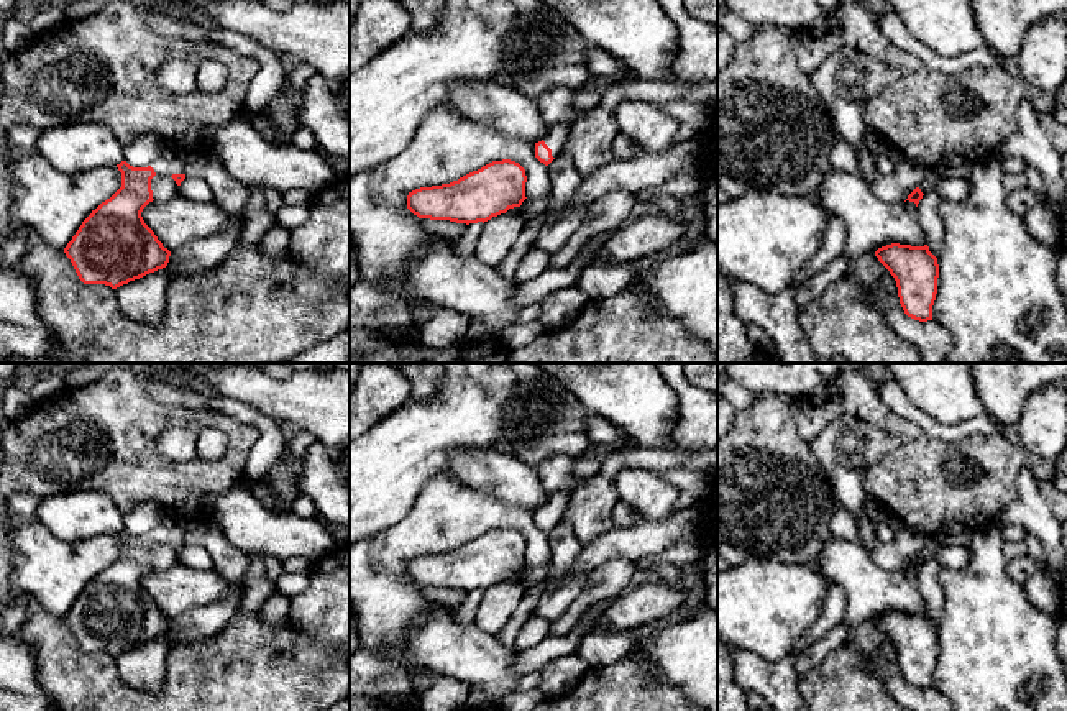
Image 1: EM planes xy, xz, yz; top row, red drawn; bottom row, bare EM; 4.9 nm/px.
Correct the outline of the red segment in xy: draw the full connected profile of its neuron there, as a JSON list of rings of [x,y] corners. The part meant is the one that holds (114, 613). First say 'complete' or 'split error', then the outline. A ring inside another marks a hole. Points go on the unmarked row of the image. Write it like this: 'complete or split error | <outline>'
split error | [[[166,516],[148,535],[133,535],[126,529],[117,532],[121,540],[121,555],[92,578],[64,616],[66,624],[84,652],[105,652],[117,657],[167,634],[171,619],[163,614],[154,599],[144,591],[141,580],[154,568],[151,547],[167,542],[181,553],[185,547],[187,525],[187,521]]]

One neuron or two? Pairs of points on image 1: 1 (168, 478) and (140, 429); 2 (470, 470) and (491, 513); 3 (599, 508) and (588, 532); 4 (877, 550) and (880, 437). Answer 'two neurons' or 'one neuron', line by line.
1: one neuron
2: two neurons
3: one neuron
4: one neuron

